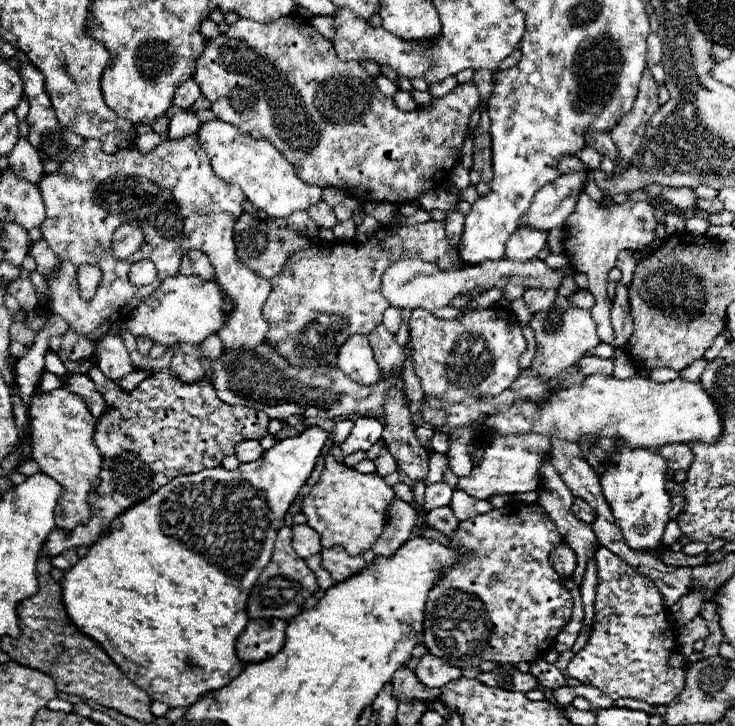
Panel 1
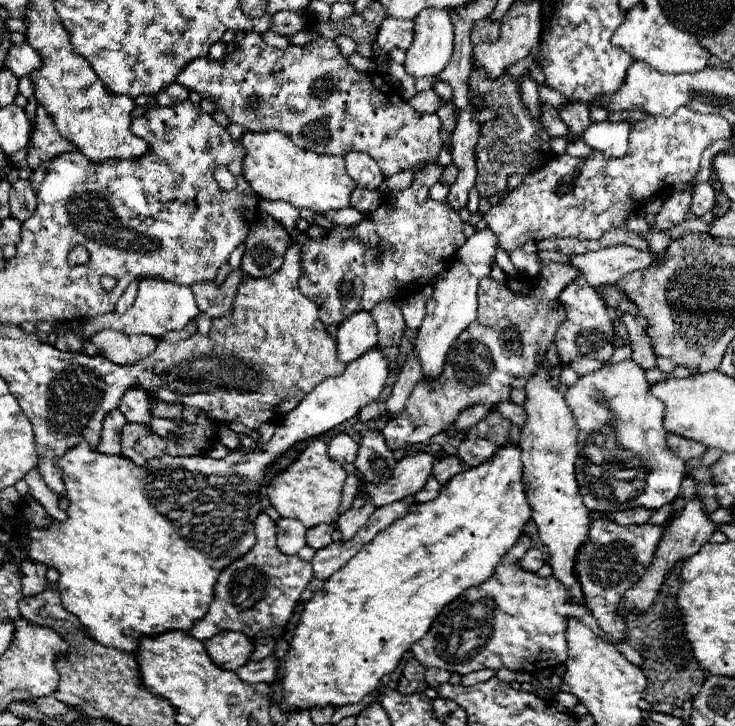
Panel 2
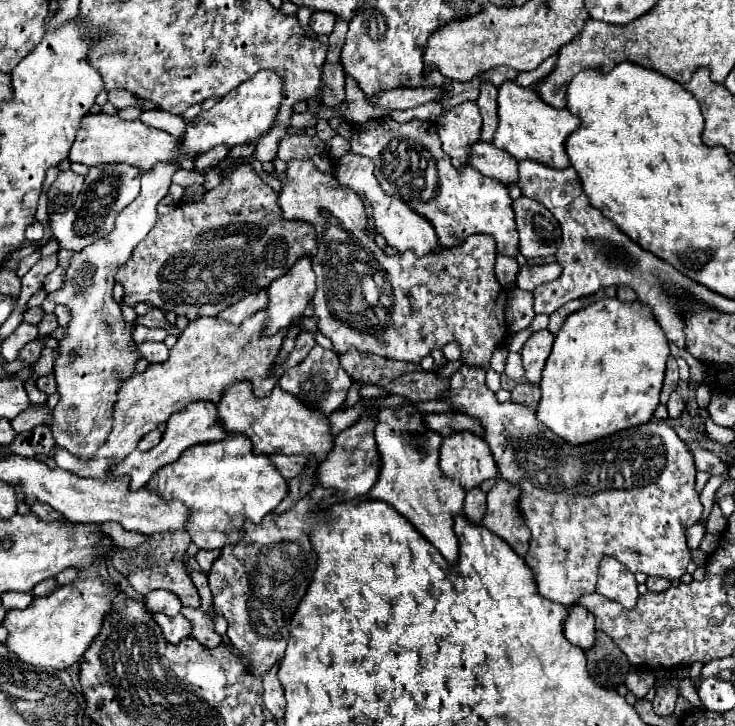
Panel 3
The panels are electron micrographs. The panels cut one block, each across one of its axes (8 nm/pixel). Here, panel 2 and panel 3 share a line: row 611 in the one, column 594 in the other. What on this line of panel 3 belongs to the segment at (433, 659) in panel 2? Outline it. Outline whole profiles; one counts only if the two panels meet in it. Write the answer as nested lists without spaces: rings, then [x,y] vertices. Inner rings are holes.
[[[460,366],[460,370],[452,376],[452,396],[448,396],[448,400],[452,402],[452,406],[458,410],[458,412],[466,412],[470,416],[476,416],[480,418],[480,422],[484,424],[486,428],[486,436],[484,440],[488,442],[492,454],[494,454],[494,460],[498,464],[498,470],[500,470],[500,476],[506,478],[508,482],[516,484],[520,490],[522,490],[522,496],[520,496],[520,510],[522,510],[522,516],[532,532],[532,538],[530,538],[530,548],[528,548],[528,554],[524,556],[526,564],[534,570],[534,576],[536,576],[536,582],[538,582],[538,590],[542,592],[542,596],[554,600],[554,602],[560,602],[564,606],[572,606],[578,596],[586,594],[586,592],[592,592],[594,586],[596,586],[596,576],[598,576],[598,562],[604,558],[604,556],[614,556],[616,560],[620,560],[630,572],[644,572],[646,576],[660,576],[660,578],[668,578],[668,580],[676,580],[680,578],[682,574],[686,574],[686,566],[690,564],[690,548],[686,546],[686,538],[684,538],[684,532],[686,528],[690,528],[700,516],[702,516],[702,504],[700,504],[700,494],[696,492],[696,468],[694,468],[694,460],[692,460],[692,454],[688,452],[686,444],[678,438],[678,434],[662,424],[662,422],[646,422],[642,426],[636,426],[636,428],[628,428],[628,430],[622,430],[622,432],[616,432],[612,436],[606,436],[602,440],[596,440],[596,442],[590,442],[590,444],[584,444],[580,448],[572,448],[570,444],[566,444],[564,440],[558,440],[556,434],[548,432],[548,428],[544,428],[542,424],[538,424],[536,420],[536,414],[534,410],[530,408],[524,408],[522,404],[514,404],[514,402],[504,402],[500,404],[494,396],[494,392],[490,392],[484,384],[484,378],[486,378],[486,372],[484,368],[474,368],[474,366]]]

